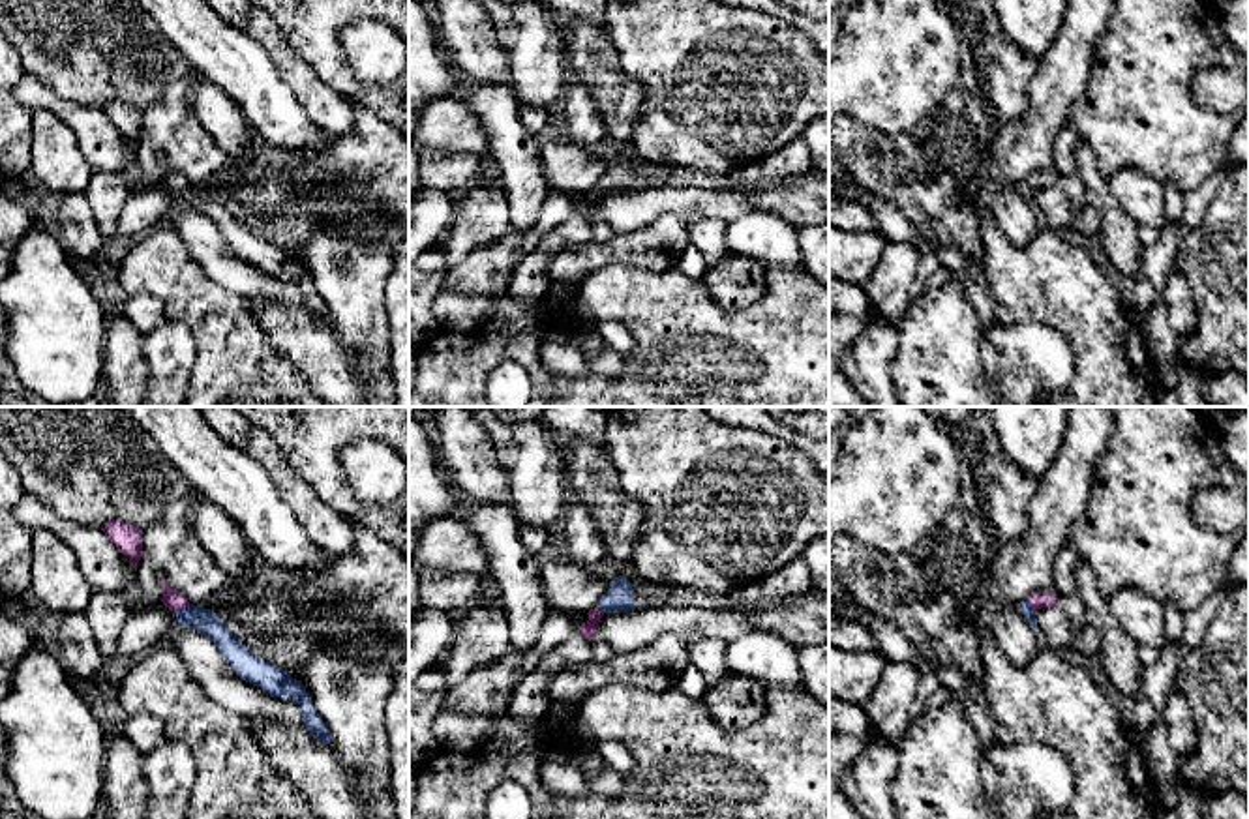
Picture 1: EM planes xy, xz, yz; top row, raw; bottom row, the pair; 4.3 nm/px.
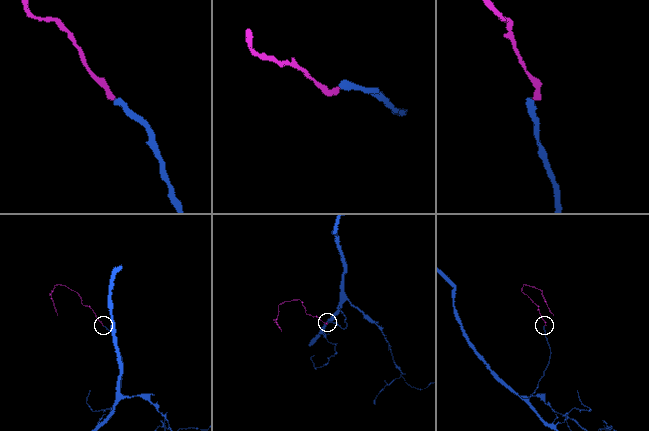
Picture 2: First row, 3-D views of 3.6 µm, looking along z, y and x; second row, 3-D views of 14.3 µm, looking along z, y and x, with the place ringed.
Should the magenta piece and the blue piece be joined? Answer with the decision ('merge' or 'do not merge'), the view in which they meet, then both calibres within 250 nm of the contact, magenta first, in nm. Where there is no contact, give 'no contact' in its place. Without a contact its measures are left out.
merge | xy | 90/110 nm

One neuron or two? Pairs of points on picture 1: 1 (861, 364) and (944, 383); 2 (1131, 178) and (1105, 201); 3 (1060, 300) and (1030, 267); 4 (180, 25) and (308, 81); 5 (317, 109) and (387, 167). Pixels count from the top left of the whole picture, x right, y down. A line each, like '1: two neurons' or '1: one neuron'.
1: two neurons
2: two neurons
3: one neuron
4: two neurons
5: two neurons

